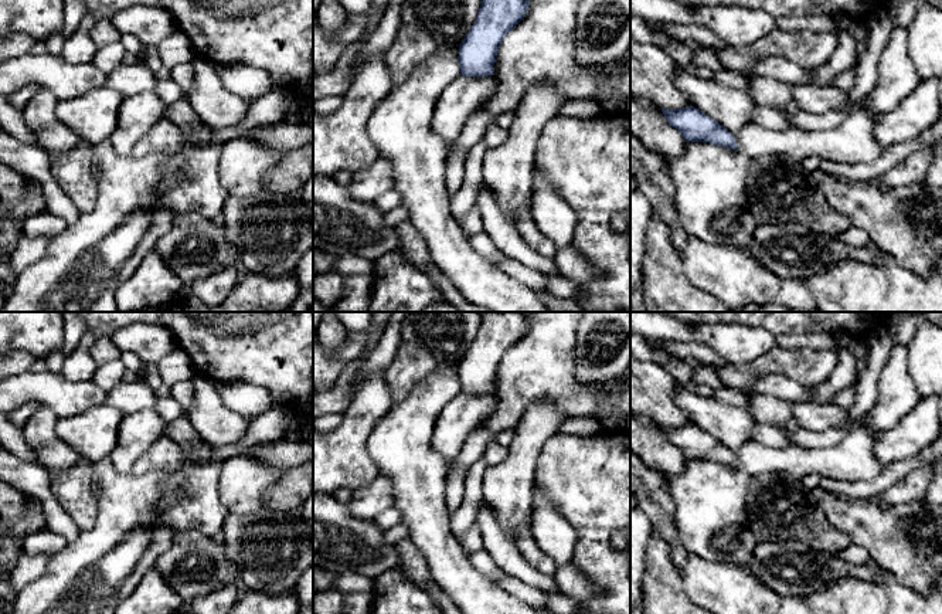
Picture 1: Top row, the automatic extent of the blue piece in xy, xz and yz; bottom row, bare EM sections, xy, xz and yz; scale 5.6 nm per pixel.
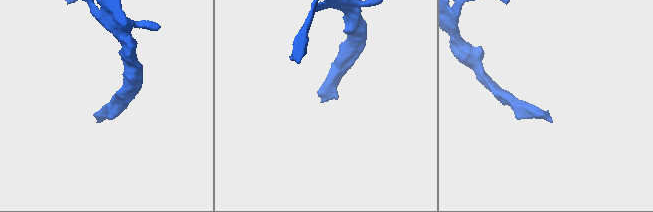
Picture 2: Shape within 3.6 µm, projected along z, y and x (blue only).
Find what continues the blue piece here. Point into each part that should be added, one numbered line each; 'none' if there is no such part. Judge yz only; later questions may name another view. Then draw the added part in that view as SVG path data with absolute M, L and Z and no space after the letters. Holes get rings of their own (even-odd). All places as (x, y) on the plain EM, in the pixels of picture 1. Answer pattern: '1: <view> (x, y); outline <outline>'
1: yz (853, 458); outline M856 424L840 442L832 447L773 448L751 440L734 452L734 457L738 469L751 478L761 474L789 474L802 479L816 474L820 478L839 481L871 481L885 465L875 458L874 438L861 424Z

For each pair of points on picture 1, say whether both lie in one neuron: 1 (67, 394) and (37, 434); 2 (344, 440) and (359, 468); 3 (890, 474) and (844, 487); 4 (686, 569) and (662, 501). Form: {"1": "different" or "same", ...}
{"1": "different", "2": "same", "3": "same", "4": "same"}

